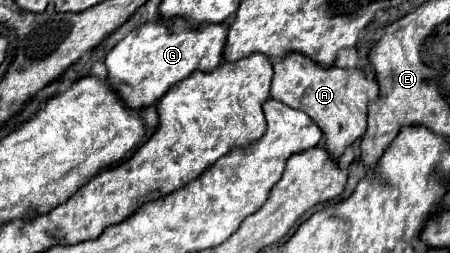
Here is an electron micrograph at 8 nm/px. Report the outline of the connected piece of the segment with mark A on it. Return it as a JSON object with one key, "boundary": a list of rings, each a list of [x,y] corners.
{"boundary":[[[300,52],[286,54],[282,60],[274,62],[274,78],[270,84],[270,96],[278,102],[284,102],[290,108],[306,112],[324,132],[324,148],[338,160],[344,150],[366,132],[368,102],[380,96],[378,82],[368,80],[358,68],[320,68],[308,56]]]}

